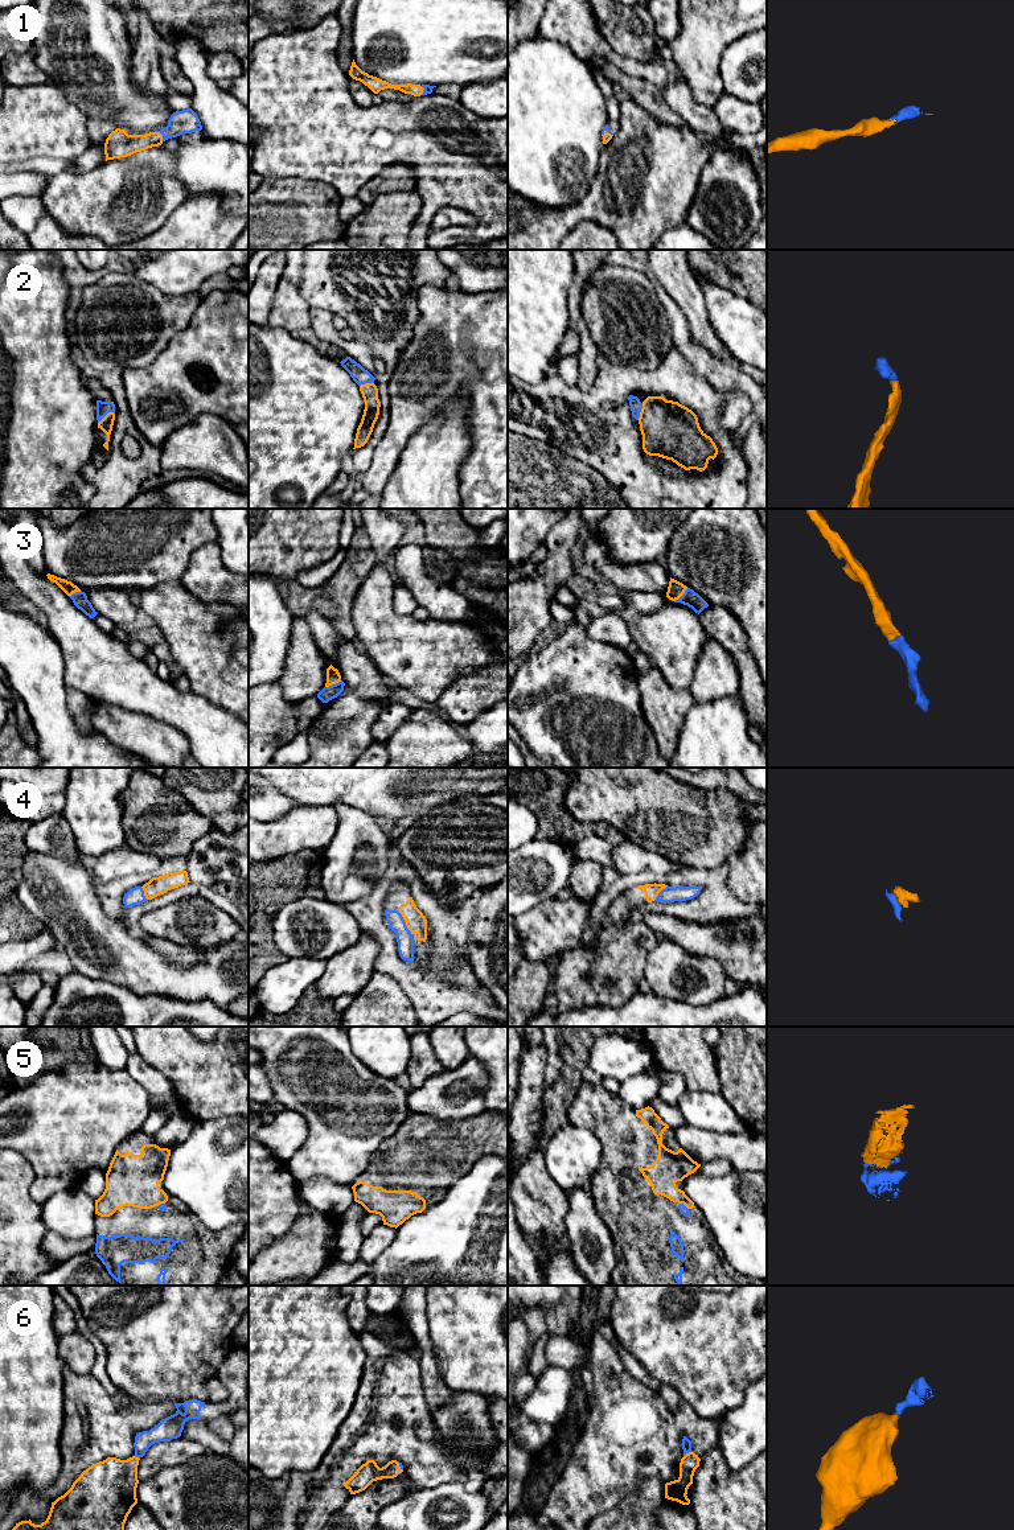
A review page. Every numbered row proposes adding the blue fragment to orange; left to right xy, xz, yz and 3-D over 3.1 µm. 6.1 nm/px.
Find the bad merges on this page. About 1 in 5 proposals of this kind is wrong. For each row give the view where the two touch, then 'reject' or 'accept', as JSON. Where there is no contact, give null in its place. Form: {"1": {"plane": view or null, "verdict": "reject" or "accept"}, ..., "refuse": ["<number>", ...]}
{"1": {"plane": "xy", "verdict": "accept"}, "2": {"plane": "xy", "verdict": "accept"}, "3": {"plane": "xz", "verdict": "accept"}, "4": {"plane": "xz", "verdict": "accept"}, "5": {"plane": "yz", "verdict": "accept"}, "6": {"plane": "yz", "verdict": "accept"}, "refuse": []}

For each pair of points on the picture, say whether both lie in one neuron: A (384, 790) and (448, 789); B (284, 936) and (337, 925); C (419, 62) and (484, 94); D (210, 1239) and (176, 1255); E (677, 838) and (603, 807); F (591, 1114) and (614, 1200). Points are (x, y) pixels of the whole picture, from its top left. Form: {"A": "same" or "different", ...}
{"A": "same", "B": "same", "C": "different", "D": "same", "E": "same", "F": "same"}

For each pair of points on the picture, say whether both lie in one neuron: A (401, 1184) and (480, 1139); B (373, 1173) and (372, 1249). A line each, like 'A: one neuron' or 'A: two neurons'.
A: one neuron
B: two neurons

